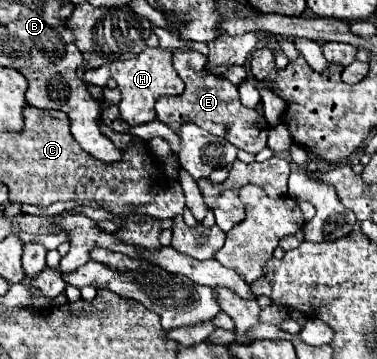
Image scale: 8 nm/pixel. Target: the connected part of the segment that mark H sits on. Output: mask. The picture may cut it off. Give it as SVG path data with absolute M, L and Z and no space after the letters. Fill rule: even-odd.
M146 47L140 55L128 61L114 61L114 63L108 63L108 65L102 65L98 69L90 69L84 73L84 81L88 85L98 85L98 87L104 87L110 77L116 79L122 91L120 117L130 125L142 125L156 119L156 113L154 113L156 99L162 95L180 95L184 91L184 83L178 77L176 69L172 67L172 51L162 49L162 47L156 47L156 49Z

